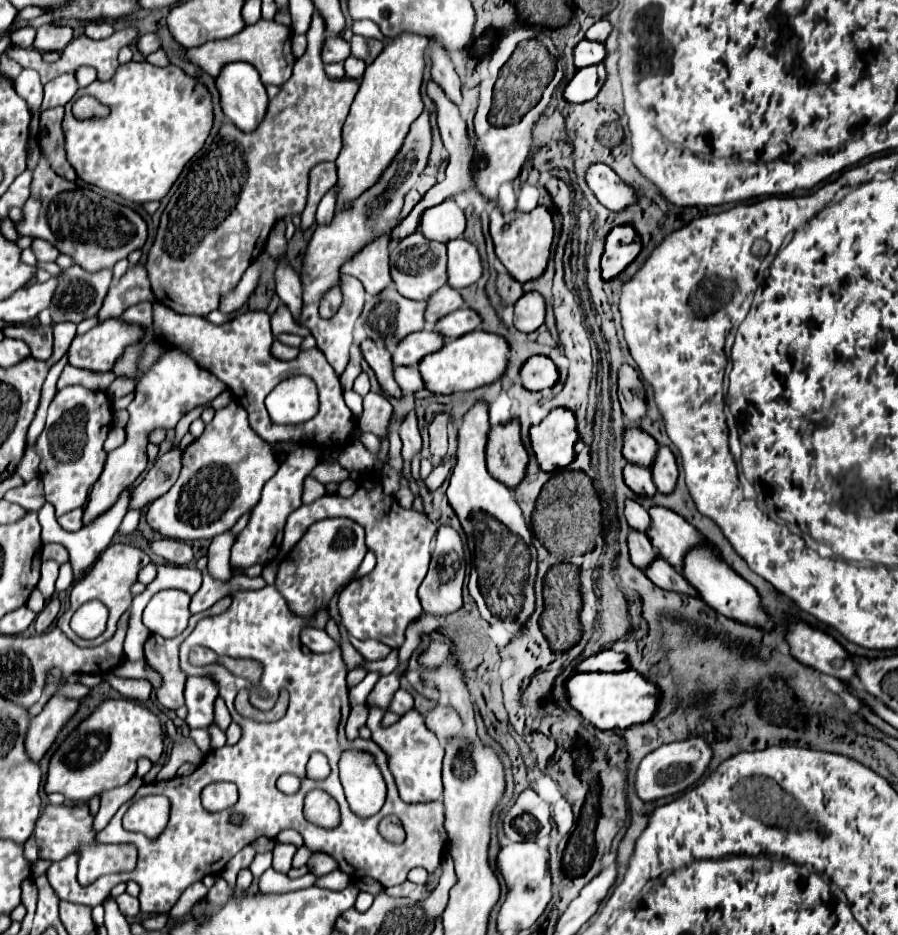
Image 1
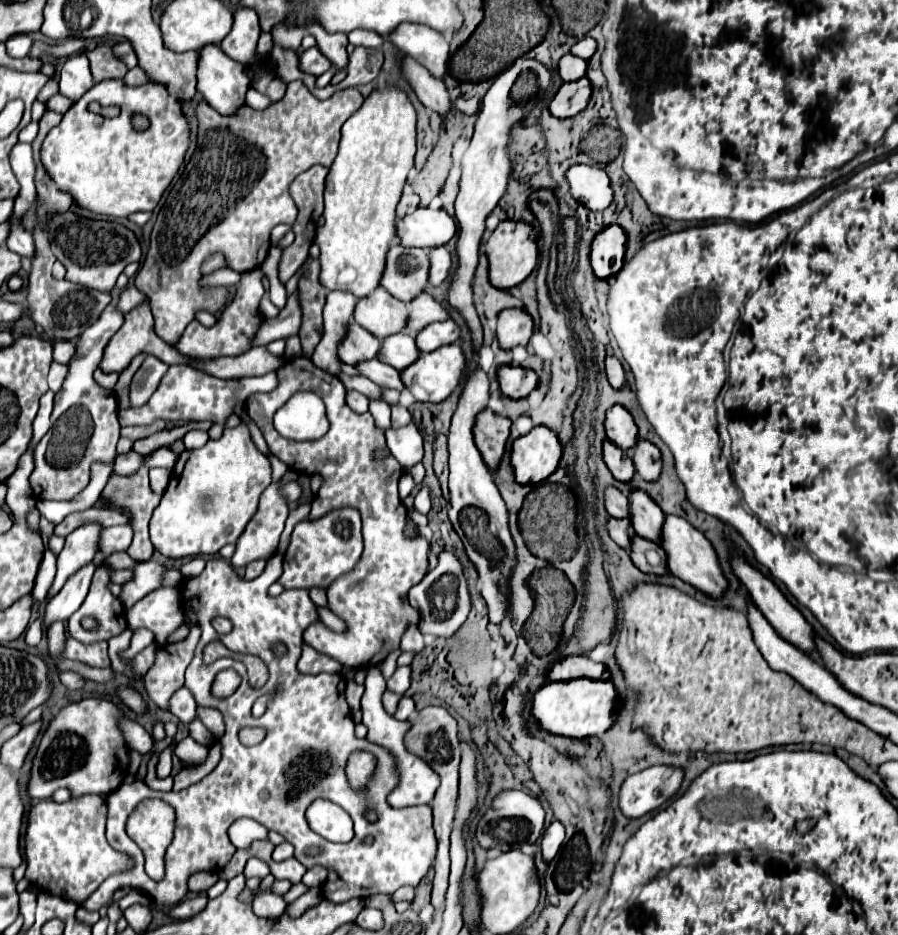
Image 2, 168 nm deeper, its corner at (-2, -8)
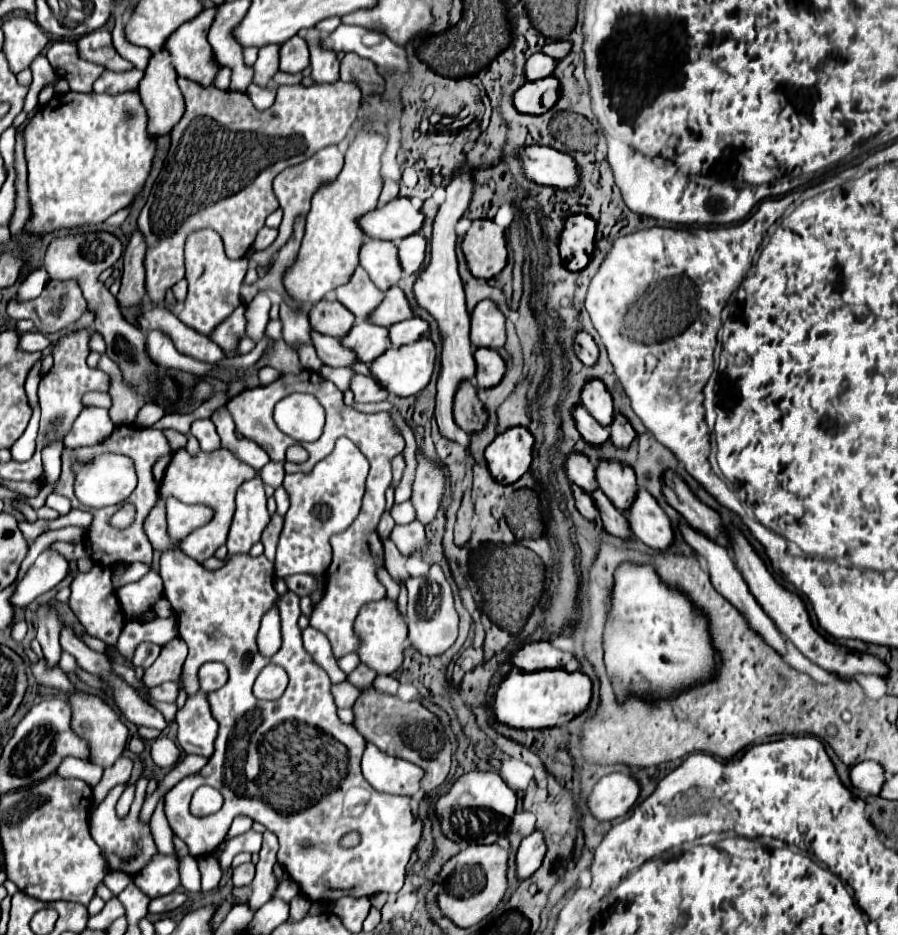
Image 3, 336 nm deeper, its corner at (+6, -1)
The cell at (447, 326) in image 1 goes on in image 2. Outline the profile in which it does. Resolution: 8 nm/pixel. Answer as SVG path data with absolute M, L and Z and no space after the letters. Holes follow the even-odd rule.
M448 319L448 321L442 321L442 323L434 323L434 325L428 325L426 329L420 329L414 337L416 345L418 345L418 351L426 353L426 351L434 351L442 345L450 345L454 341L458 341L460 337L460 329L458 325Z

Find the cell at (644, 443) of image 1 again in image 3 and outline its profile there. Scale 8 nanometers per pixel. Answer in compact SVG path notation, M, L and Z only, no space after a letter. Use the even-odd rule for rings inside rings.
M590 380L582 390L582 406L602 424L610 426L614 420L614 404L612 396L600 380Z

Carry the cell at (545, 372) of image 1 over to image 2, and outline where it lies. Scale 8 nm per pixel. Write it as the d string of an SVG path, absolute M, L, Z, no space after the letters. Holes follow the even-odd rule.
M512 365L498 367L496 377L498 377L502 395L506 395L510 399L526 397L538 385L538 375L534 371L522 369L522 367L512 367Z

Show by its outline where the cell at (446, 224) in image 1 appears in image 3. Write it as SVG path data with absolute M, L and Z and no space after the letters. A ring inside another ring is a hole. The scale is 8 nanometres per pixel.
M394 198L382 208L372 210L362 218L360 226L366 230L368 238L400 242L416 234L424 224L422 210L414 208L410 198Z

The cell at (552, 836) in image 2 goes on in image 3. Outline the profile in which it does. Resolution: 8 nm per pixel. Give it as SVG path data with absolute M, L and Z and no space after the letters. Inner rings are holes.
M534 830L530 836L526 836L522 840L522 844L518 848L518 854L516 854L518 878L524 880L524 878L532 876L540 868L544 854L546 854L546 840L540 830Z

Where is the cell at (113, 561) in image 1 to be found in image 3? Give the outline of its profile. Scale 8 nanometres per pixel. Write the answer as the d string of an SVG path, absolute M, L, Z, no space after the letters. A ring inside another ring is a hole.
M94 566L90 572L86 574L78 574L70 586L72 596L70 596L70 608L74 610L74 614L78 616L78 620L82 622L82 626L86 628L86 632L102 642L106 642L108 646L114 646L122 626L124 626L124 614L122 608L118 606L118 598L116 598L116 590L112 590L112 580L110 580L110 570L106 566Z

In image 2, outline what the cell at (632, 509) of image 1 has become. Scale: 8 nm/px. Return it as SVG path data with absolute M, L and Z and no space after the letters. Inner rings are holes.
M606 487L604 491L604 505L608 515L616 517L616 519L624 519L630 515L630 505L628 505L628 497L622 495L616 487Z

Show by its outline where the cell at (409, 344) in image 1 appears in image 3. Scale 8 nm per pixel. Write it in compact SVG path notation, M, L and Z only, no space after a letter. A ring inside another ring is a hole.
M360 320L354 324L354 330L350 330L346 338L342 338L342 344L352 348L358 358L362 358L362 362L372 362L390 348L388 328Z

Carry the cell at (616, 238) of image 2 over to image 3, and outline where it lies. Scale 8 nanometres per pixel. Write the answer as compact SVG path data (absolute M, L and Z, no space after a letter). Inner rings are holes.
M574 214L566 218L560 236L560 254L568 270L580 272L588 266L596 246L598 222L584 214Z

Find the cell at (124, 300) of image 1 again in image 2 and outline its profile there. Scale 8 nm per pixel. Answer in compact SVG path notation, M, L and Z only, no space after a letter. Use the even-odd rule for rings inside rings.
M106 309L102 317L98 317L98 321L90 325L76 341L74 361L68 365L68 375L62 389L54 395L52 429L36 447L36 467L30 475L30 487L36 499L74 499L90 481L92 461L112 461L116 457L116 441L120 437L116 393L100 387L92 373L98 369L102 353L112 335L120 329L122 321L124 313Z

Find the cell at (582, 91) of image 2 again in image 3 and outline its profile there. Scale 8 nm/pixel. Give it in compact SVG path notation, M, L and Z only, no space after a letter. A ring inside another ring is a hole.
M548 76L544 80L526 82L514 94L514 106L524 114L544 114L550 110L560 98L560 82L556 76Z

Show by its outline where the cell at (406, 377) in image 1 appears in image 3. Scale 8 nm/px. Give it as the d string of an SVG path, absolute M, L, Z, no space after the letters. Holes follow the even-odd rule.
M312 332L312 340L314 340L314 348L318 350L318 356L322 358L322 362L326 366L332 366L332 368L338 368L338 366L354 366L358 364L358 356L354 354L354 350L342 346L342 342L338 342L336 338L328 338L324 334L318 334L318 332Z

